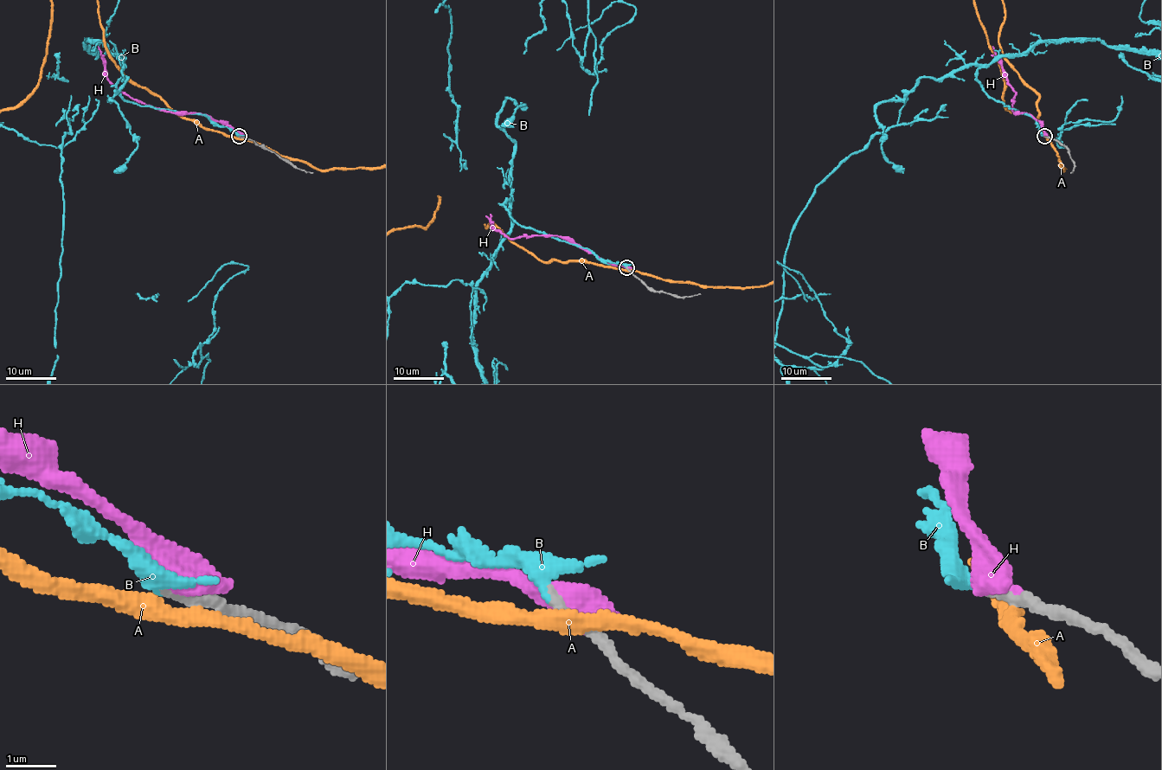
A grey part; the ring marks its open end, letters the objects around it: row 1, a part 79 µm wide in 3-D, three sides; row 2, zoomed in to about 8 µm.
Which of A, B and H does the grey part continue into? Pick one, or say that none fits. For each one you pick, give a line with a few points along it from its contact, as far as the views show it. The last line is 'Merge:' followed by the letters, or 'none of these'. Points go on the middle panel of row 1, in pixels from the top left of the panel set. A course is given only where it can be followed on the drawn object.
Merge: B

